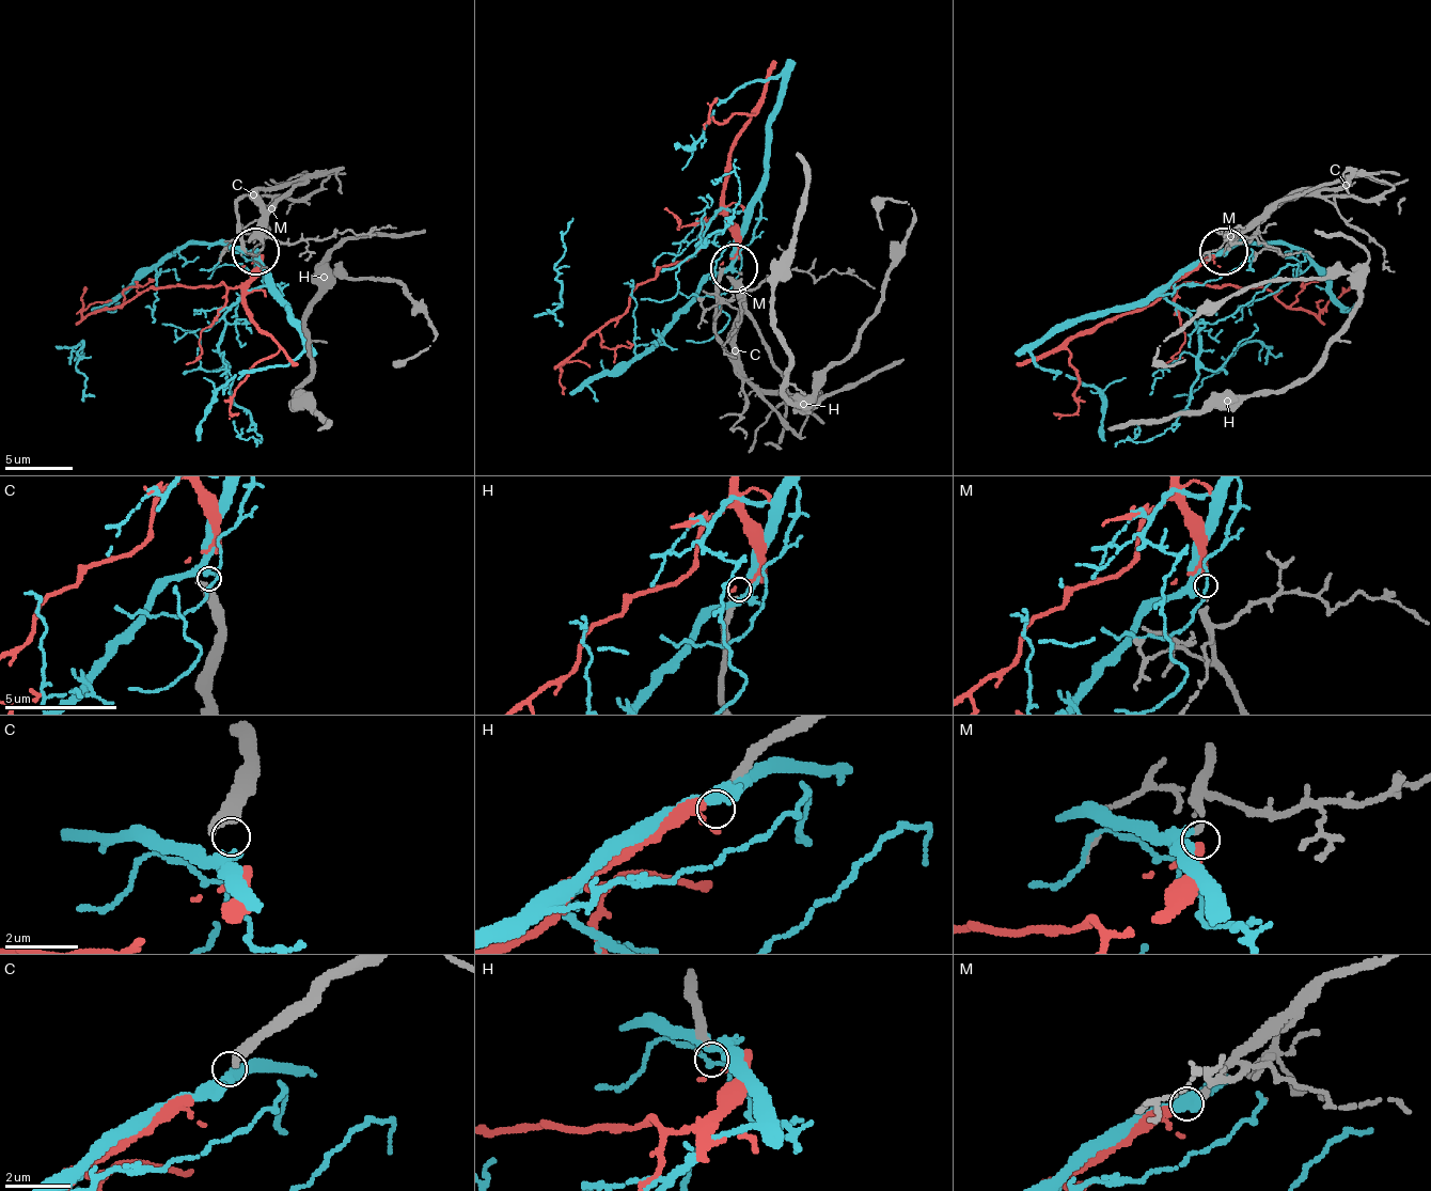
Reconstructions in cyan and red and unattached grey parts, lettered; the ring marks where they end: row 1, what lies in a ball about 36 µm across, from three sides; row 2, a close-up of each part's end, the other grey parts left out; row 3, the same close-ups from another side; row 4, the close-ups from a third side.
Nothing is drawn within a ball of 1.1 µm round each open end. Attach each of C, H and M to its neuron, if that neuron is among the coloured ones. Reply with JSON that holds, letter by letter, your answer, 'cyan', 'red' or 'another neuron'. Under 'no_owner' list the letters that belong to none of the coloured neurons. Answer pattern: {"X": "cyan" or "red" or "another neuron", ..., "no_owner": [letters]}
{"C": "cyan", "H": "another neuron", "M": "red", "no_owner": ["H"]}

